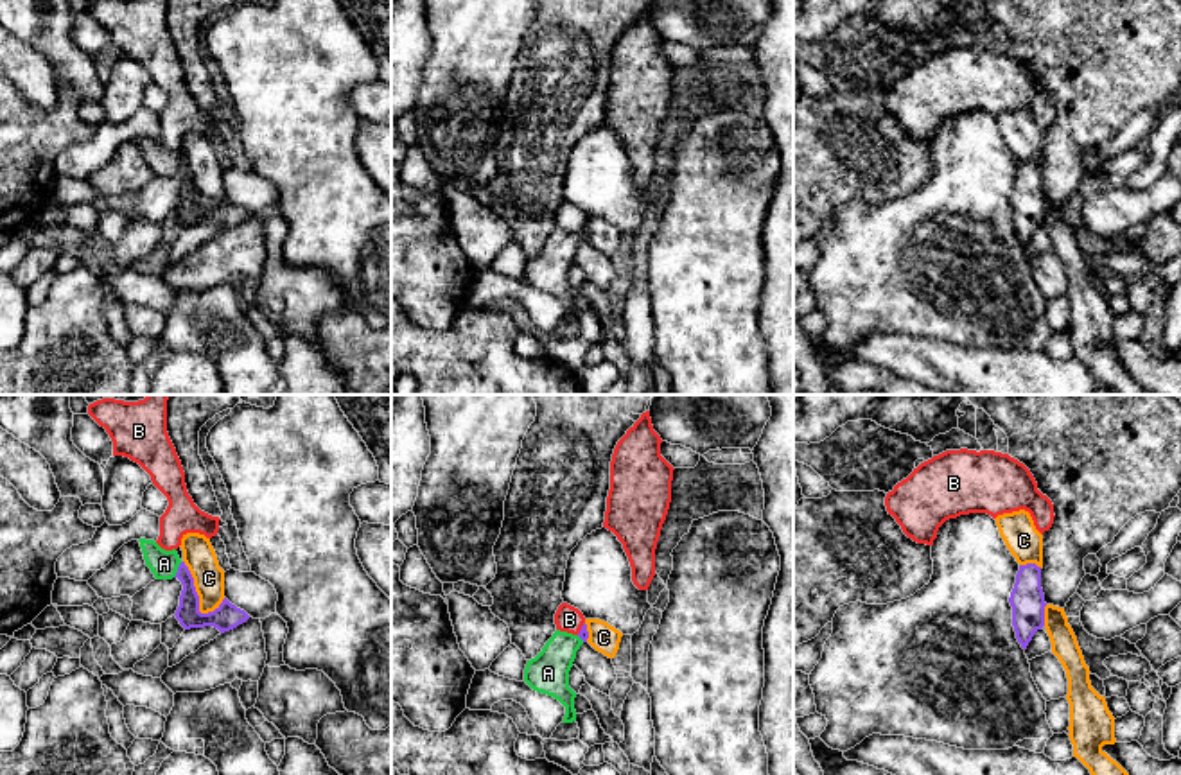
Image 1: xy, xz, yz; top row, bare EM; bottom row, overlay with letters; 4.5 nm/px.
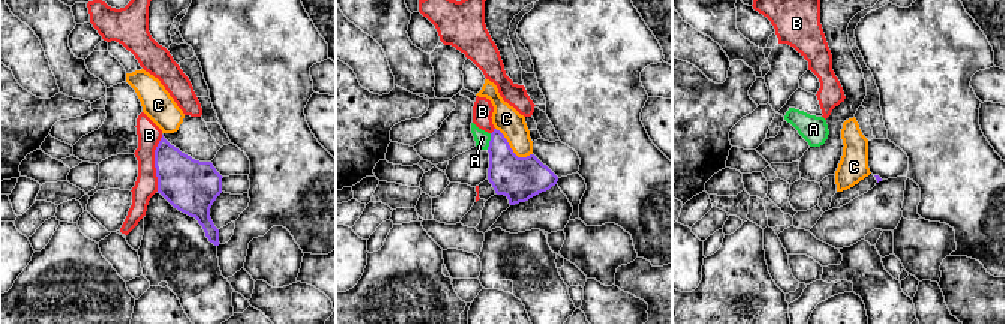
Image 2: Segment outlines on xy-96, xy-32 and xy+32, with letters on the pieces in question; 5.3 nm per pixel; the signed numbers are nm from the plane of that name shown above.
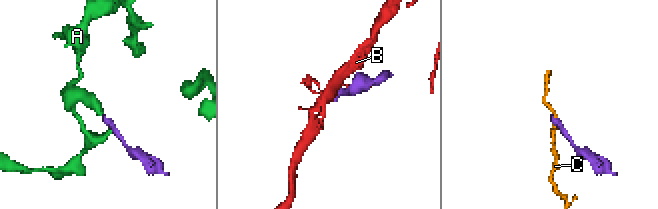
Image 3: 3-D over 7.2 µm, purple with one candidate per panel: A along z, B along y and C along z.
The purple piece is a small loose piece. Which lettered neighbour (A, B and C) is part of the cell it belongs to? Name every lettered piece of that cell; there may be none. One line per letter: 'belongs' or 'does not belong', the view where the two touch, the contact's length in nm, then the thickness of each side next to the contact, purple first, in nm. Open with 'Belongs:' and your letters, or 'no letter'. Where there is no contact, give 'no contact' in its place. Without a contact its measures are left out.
Belongs: A
A: belongs; meets purple in xy; contact 80 nm long; 110 nm thick on the purple side, 130 nm on the other
B: does not belong; meets purple in xz; contact 70 nm long; 50 nm thick on the purple side, 120 nm on the other
C: does not belong; meets purple in xy; contact 280 nm long; 120 nm thick on the purple side, 140 nm on the other

